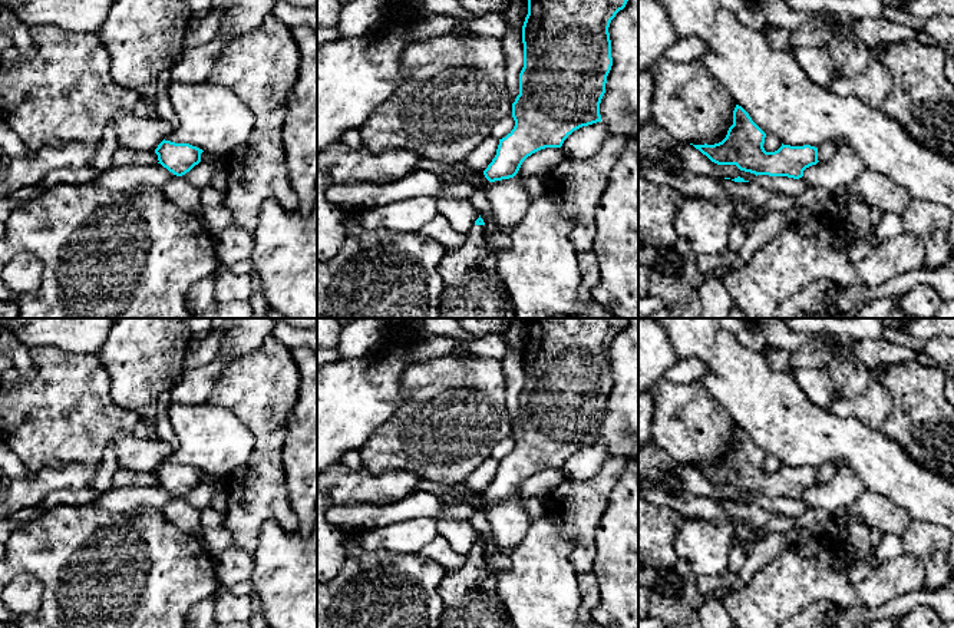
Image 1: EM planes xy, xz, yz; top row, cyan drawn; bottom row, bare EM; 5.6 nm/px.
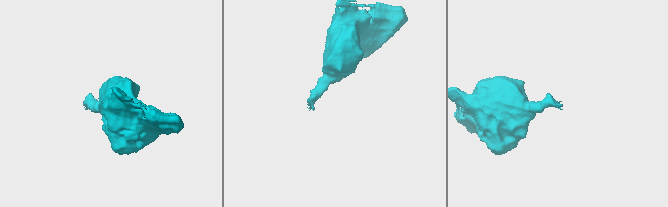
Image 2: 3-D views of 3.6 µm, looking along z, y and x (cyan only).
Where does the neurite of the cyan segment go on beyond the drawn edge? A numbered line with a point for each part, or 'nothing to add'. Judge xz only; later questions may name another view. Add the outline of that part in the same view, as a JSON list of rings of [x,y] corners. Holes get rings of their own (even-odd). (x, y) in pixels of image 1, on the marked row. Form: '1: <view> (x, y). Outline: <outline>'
1: xz (472, 288). Outline: [[[473,225],[465,244],[448,249],[440,261],[440,318],[515,318],[496,264],[498,255],[485,245],[483,225]]]

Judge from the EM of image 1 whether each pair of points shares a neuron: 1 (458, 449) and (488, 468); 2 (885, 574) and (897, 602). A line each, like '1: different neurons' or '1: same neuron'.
1: different neurons
2: different neurons

